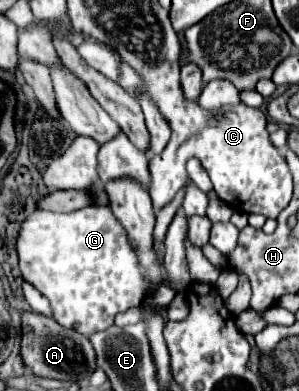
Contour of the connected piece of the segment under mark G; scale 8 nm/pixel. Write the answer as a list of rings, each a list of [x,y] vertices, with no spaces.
[[[86,206],[68,214],[32,212],[20,226],[16,252],[22,278],[48,298],[54,320],[80,334],[106,330],[114,324],[118,312],[138,306],[144,298],[142,266],[126,238],[126,230],[108,206]]]

